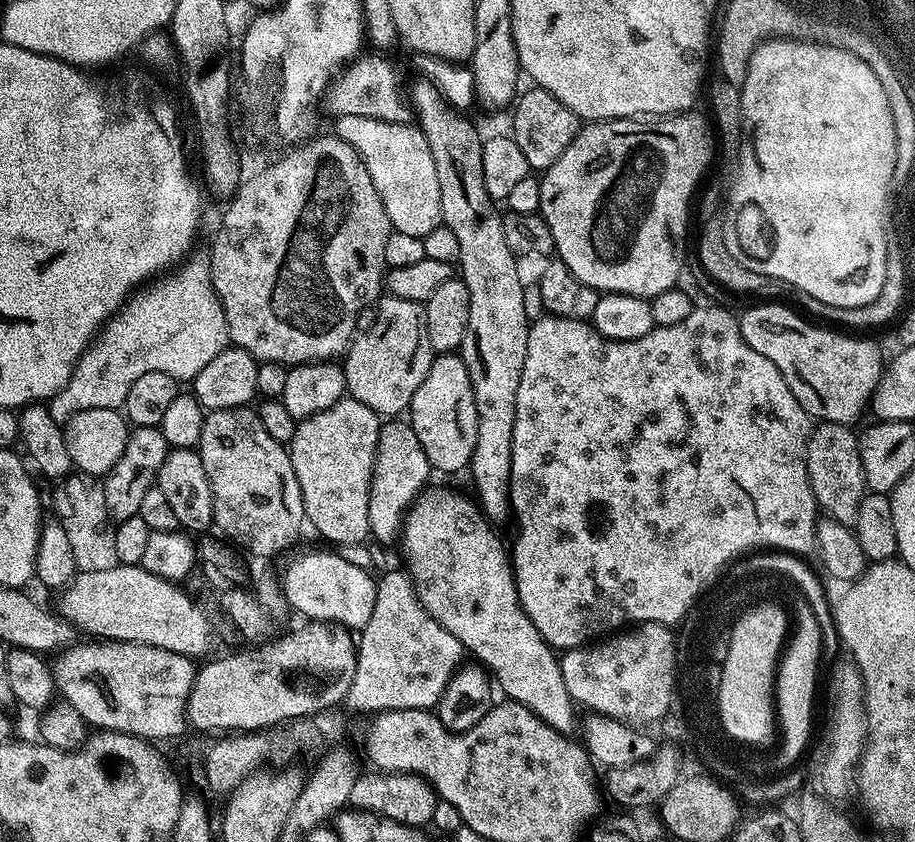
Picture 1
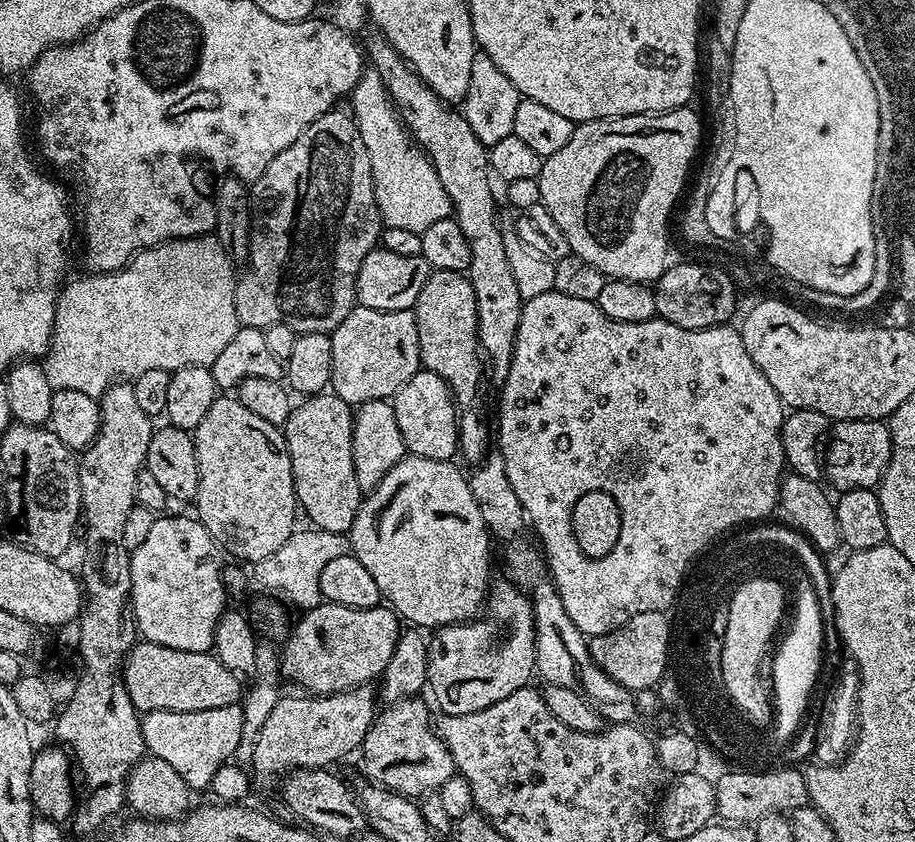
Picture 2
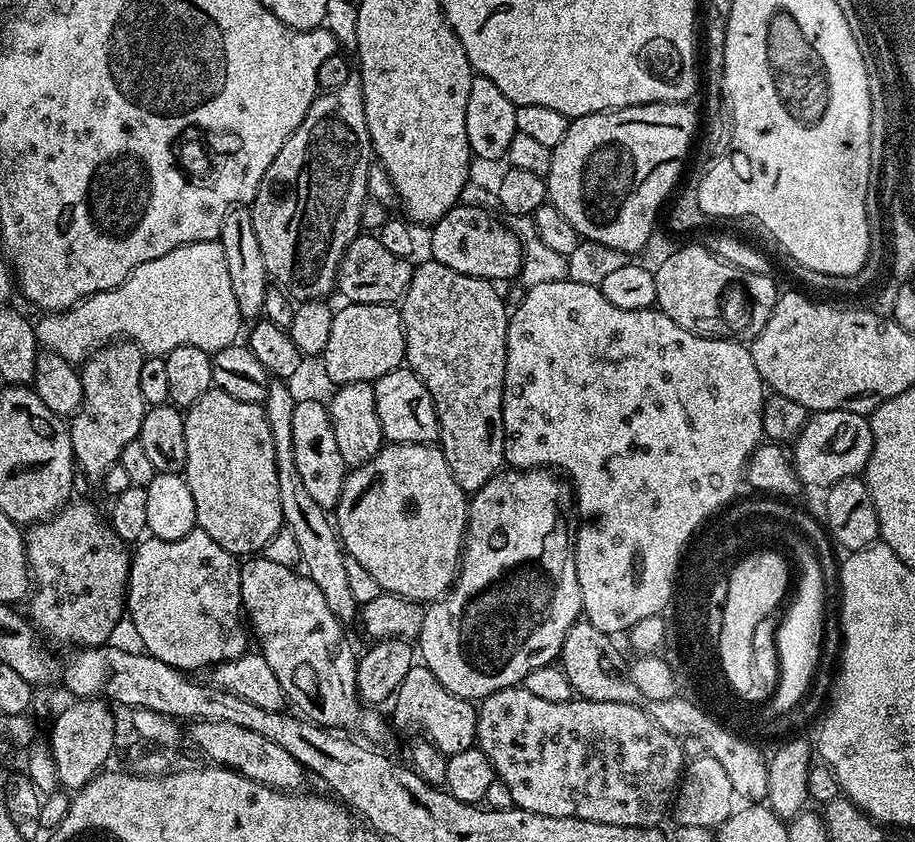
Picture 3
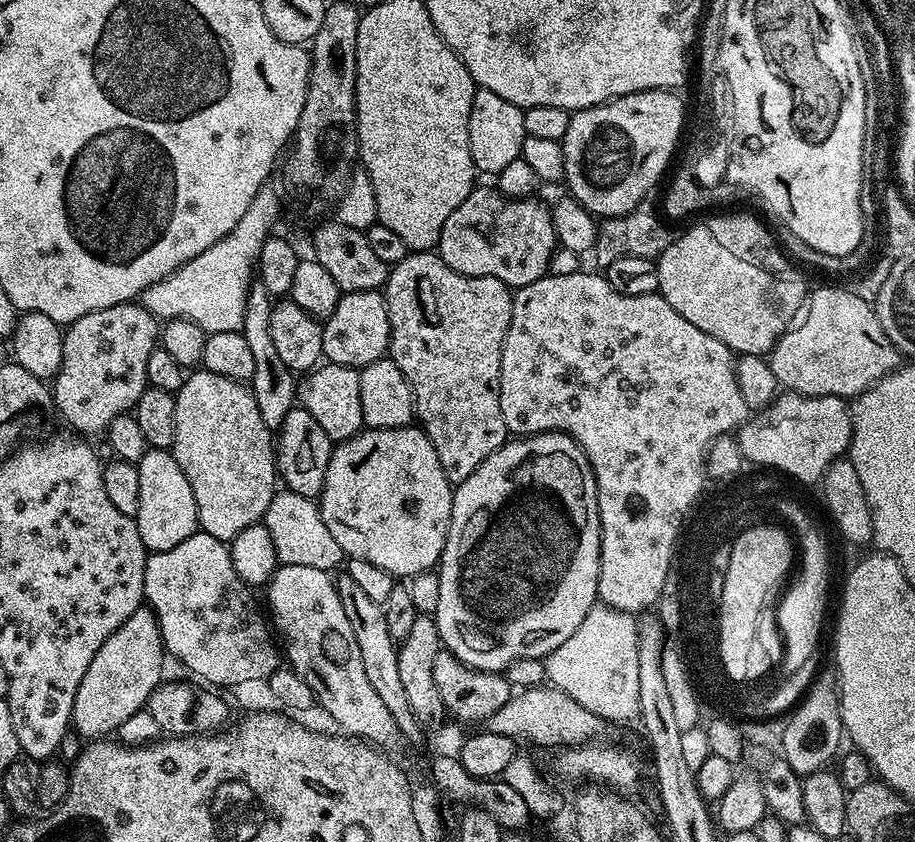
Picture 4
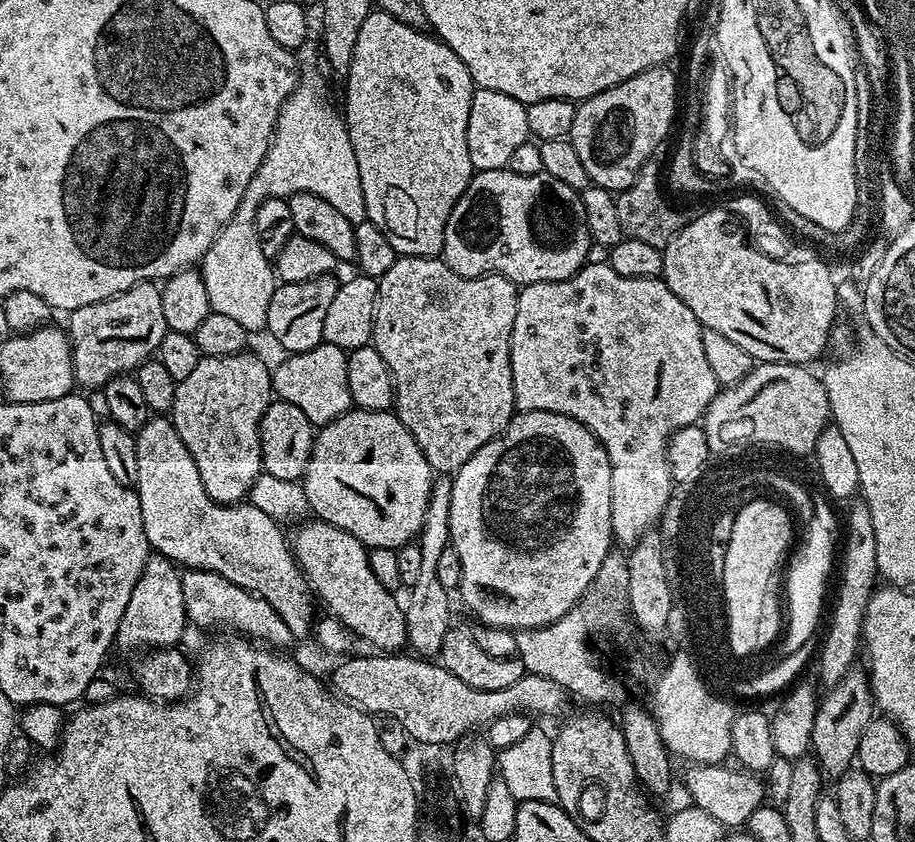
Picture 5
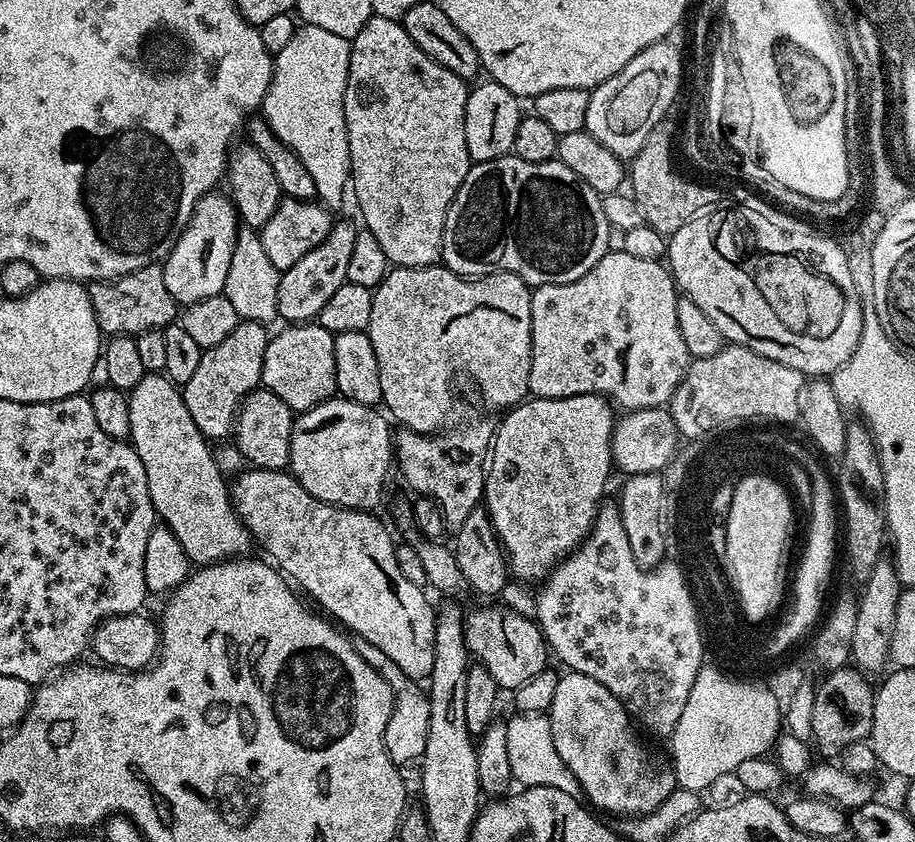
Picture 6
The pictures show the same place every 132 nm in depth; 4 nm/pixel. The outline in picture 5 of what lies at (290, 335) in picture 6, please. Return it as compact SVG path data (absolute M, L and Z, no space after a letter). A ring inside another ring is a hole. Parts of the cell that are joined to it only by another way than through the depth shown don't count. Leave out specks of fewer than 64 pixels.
M321 343L305 352L293 352L272 368L272 391L279 399L298 406L314 426L334 422L342 414L353 411L350 382L346 382L348 352L333 344Z

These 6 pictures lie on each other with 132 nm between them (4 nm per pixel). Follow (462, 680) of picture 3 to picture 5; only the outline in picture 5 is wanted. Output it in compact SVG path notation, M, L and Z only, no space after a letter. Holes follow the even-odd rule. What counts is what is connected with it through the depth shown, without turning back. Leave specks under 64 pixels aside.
M517 412L510 423L500 431L482 450L478 450L451 477L452 498L450 500L450 547L460 563L460 600L480 619L485 628L540 628L558 622L576 607L594 582L603 559L614 548L612 534L612 511L610 510L610 458L589 428L582 426L566 414L553 412Z

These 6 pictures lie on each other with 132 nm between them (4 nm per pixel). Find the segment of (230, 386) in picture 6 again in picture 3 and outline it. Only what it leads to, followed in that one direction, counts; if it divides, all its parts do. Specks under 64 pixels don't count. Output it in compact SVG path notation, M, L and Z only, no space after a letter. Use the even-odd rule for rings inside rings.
M220 388L208 389L198 402L184 412L186 434L186 462L182 473L194 494L194 510L198 528L214 538L236 558L248 558L263 553L265 546L275 538L284 524L282 506L278 502L278 470L274 462L274 438L260 404L230 398Z

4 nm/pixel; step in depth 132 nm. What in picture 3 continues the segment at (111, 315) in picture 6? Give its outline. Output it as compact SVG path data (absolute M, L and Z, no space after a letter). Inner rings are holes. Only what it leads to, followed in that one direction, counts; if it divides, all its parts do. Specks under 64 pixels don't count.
M112 342L103 348L96 349L83 361L79 369L82 382L82 394L84 402L79 412L71 417L69 436L73 442L73 458L75 467L88 476L104 476L111 468L117 467L120 455L124 447L131 440L137 439L142 426L142 418L146 411L146 405L142 398L142 390L138 386L138 374L142 374L142 362L145 355L139 346L131 342Z

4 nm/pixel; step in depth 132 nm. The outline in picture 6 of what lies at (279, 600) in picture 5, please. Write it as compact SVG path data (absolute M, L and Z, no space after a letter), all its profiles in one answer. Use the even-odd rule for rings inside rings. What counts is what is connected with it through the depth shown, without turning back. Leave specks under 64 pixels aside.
M149 372L144 375L142 382L138 382L138 386L127 393L127 398L130 406L130 443L142 458L142 466L146 466L150 498L163 527L169 528L174 538L182 542L182 550L186 550L193 565L217 564L220 560L245 555L249 551L248 547L253 547L253 538L232 507L229 481L215 465L209 441L205 440L198 426L194 426L194 418L190 418L190 410L186 410L183 391L167 376ZM353 635L351 642L354 650L362 654L365 662L369 666L374 666L374 670L382 674L382 678L386 678L386 682L392 685L392 691L395 693L392 697L392 717L390 722L386 722L384 735L386 754L398 766L405 766L404 764L410 763L411 760L419 761L426 750L426 734L430 734L430 702L427 691L423 687L419 688L416 685L419 683L406 675L397 664L390 662L390 658L386 658L386 654L382 654L382 650L374 646L374 642L366 642L366 638L358 635Z

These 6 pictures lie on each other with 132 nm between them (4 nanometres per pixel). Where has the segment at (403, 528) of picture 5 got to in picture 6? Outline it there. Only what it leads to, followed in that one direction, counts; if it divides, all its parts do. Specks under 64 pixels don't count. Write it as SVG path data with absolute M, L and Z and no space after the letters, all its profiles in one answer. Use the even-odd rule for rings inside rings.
M333 398L293 419L288 463L292 475L310 495L339 508L376 510L384 496L388 471L394 468L394 432L388 429L389 421L376 411L375 407L353 400Z

